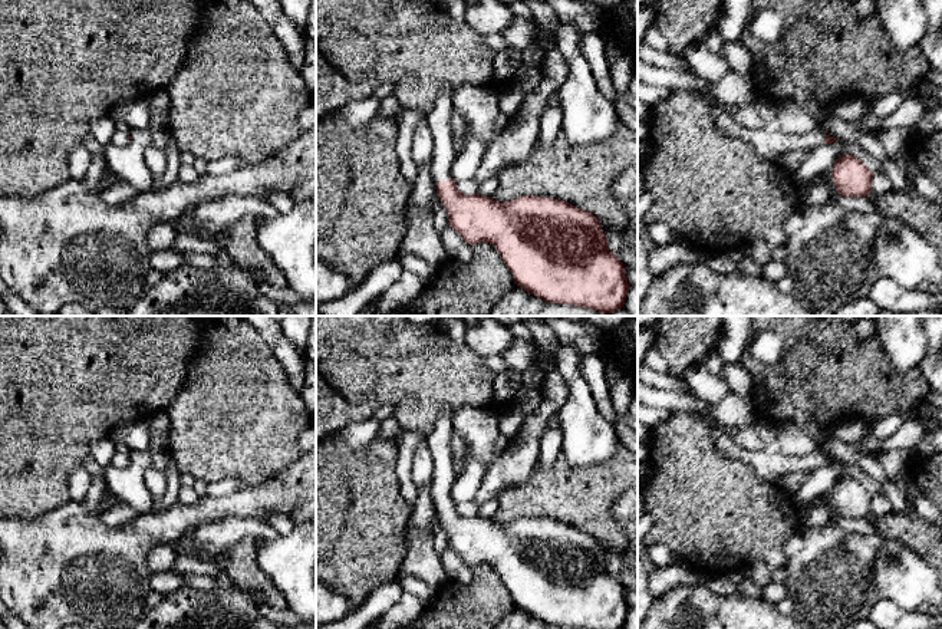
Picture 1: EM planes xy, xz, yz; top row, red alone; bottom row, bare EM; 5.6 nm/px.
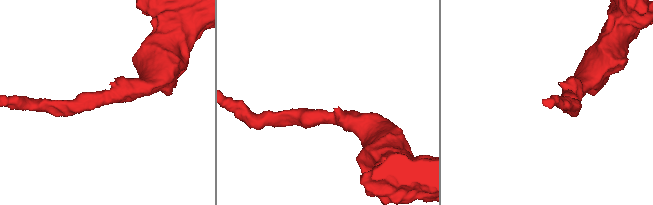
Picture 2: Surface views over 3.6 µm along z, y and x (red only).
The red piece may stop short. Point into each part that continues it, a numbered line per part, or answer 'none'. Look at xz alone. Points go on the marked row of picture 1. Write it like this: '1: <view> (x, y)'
1: xz (438, 119)

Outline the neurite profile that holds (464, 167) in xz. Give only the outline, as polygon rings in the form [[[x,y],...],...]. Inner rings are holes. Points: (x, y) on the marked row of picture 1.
[[[468,124],[465,129],[464,149],[457,154],[449,171],[449,177],[455,182],[472,180],[487,151],[487,146],[474,136]]]

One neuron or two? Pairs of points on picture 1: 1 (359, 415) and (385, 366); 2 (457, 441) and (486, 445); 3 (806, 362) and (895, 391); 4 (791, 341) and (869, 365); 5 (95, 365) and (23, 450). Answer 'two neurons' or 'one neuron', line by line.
1: two neurons
2: two neurons
3: one neuron
4: one neuron
5: one neuron

